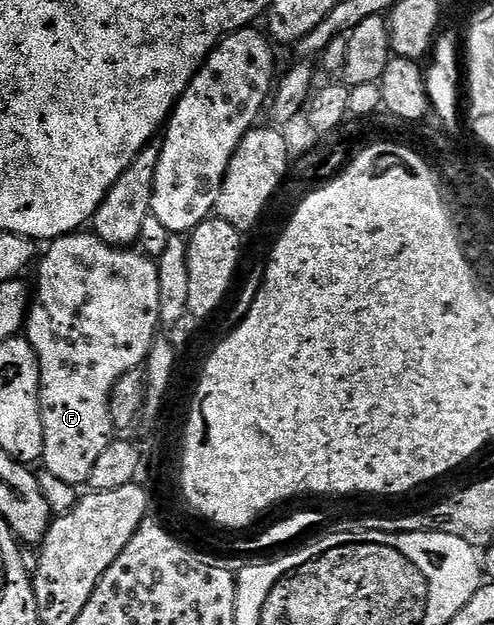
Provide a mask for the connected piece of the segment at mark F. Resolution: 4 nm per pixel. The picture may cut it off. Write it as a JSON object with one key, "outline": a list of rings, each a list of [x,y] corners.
{"outline":[[[92,232],[64,234],[46,246],[49,247],[46,250],[44,247],[35,266],[37,290],[35,286],[23,331],[41,369],[41,462],[51,476],[81,488],[88,483],[96,458],[115,438],[109,412],[109,396],[115,388],[115,380],[119,380],[123,372],[144,367],[149,349],[158,339],[157,330],[161,326],[159,272],[154,259],[133,248],[107,244]]]}

